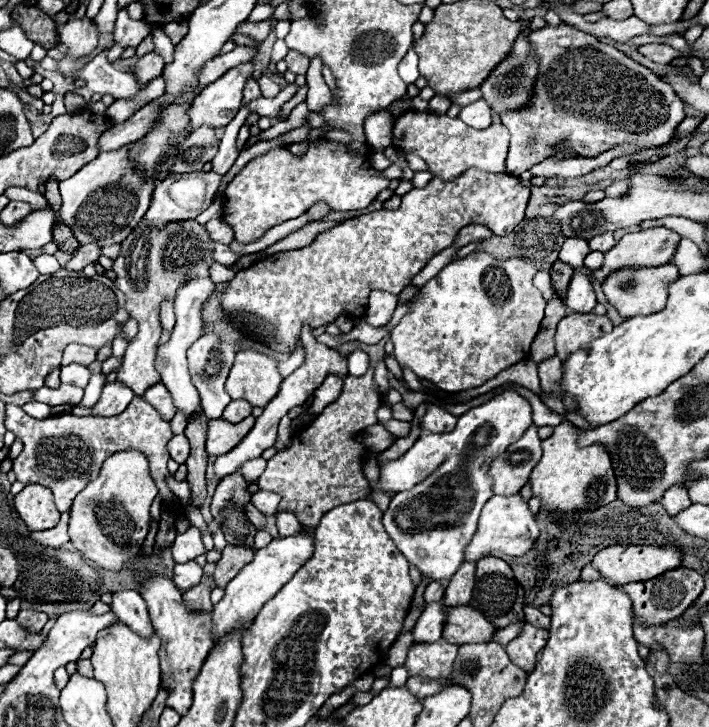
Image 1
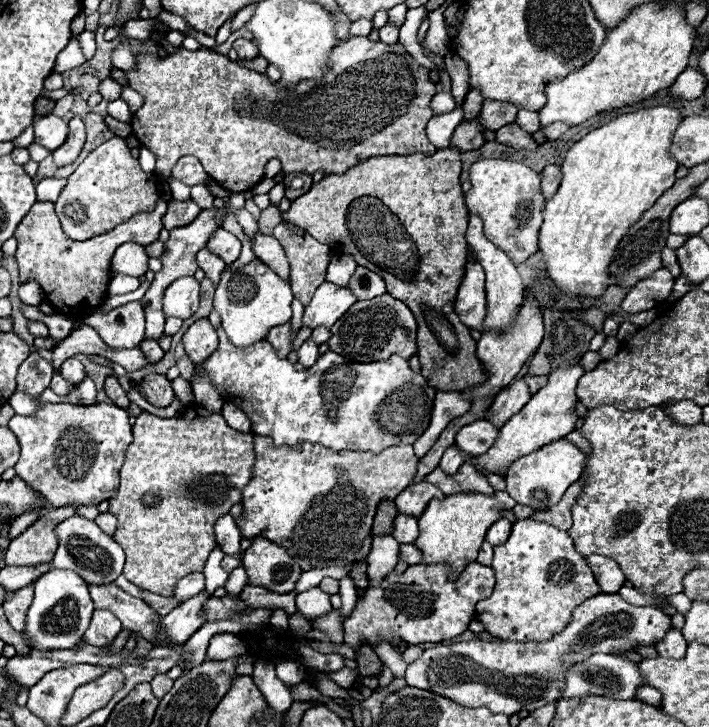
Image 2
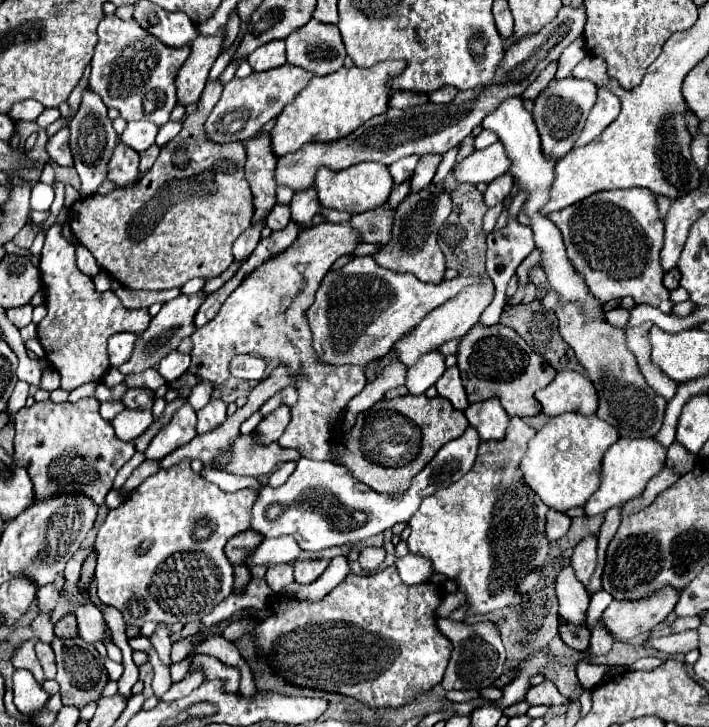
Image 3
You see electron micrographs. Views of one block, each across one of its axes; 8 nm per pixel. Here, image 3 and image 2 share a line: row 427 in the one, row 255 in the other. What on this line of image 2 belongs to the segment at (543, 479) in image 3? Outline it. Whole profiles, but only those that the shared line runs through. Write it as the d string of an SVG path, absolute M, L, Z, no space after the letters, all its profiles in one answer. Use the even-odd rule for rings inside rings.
M676 106L642 108L612 118L608 124L588 132L568 150L562 162L562 184L556 196L546 202L544 224L538 236L538 244L544 254L542 276L552 280L560 294L594 298L600 298L604 294L608 286L608 264L612 262L612 252L616 250L620 236L624 236L624 230L628 230L630 224L642 216L642 212L652 208L652 204L656 204L656 200L676 182L674 172L678 168L678 162L672 158L670 146L680 120L682 116Z

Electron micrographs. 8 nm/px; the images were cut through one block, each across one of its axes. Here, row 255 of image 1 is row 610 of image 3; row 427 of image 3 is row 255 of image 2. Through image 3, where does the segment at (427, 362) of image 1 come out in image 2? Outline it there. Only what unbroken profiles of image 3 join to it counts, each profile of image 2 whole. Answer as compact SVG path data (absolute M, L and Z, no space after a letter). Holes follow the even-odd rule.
M480 160L470 168L472 188L466 194L466 206L484 220L484 234L512 256L514 264L524 262L538 250L538 230L542 226L544 196L540 190L540 174L512 160Z

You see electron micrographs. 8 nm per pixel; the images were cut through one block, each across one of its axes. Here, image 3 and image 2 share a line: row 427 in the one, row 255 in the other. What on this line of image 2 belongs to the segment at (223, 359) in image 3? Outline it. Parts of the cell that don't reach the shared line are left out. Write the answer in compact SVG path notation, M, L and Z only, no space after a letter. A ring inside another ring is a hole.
M280 222L274 228L274 238L286 250L294 296L300 298L302 304L308 304L316 288L326 282L326 268L332 260L330 248L290 222Z

